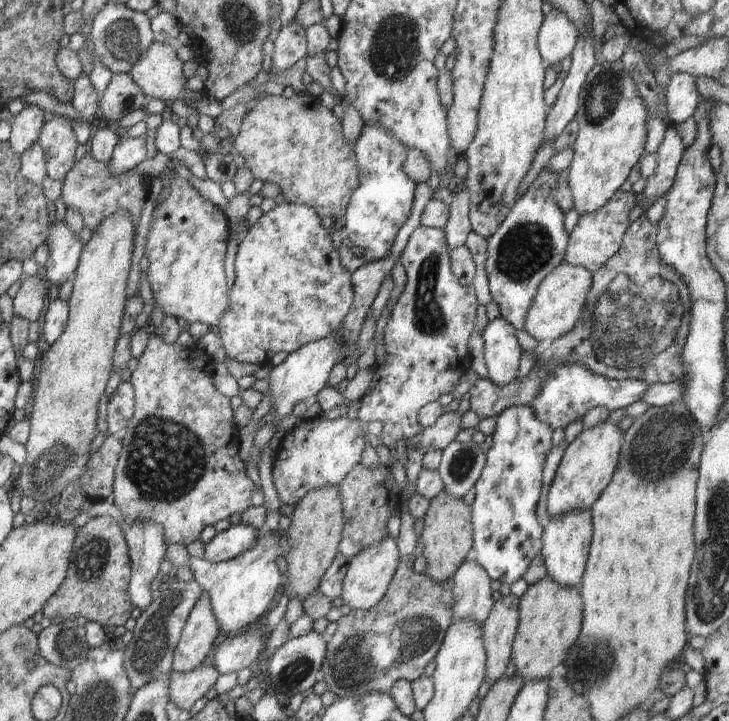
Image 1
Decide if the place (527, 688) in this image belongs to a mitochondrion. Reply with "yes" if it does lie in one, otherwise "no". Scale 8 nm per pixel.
no

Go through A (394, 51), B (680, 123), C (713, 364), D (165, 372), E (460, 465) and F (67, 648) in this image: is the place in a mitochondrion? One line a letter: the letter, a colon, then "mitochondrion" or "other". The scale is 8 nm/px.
A: mitochondrion
B: other
C: other
D: other
E: mitochondrion
F: mitochondrion

